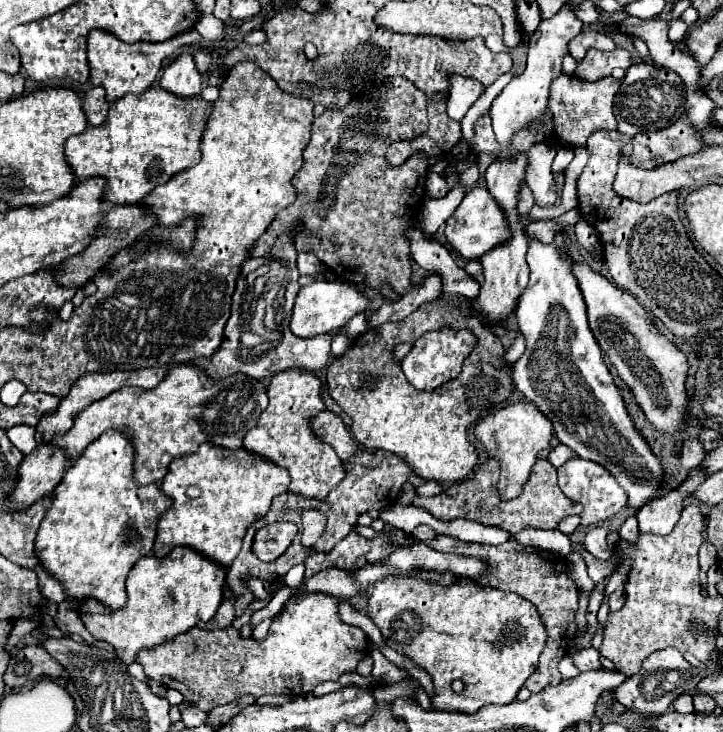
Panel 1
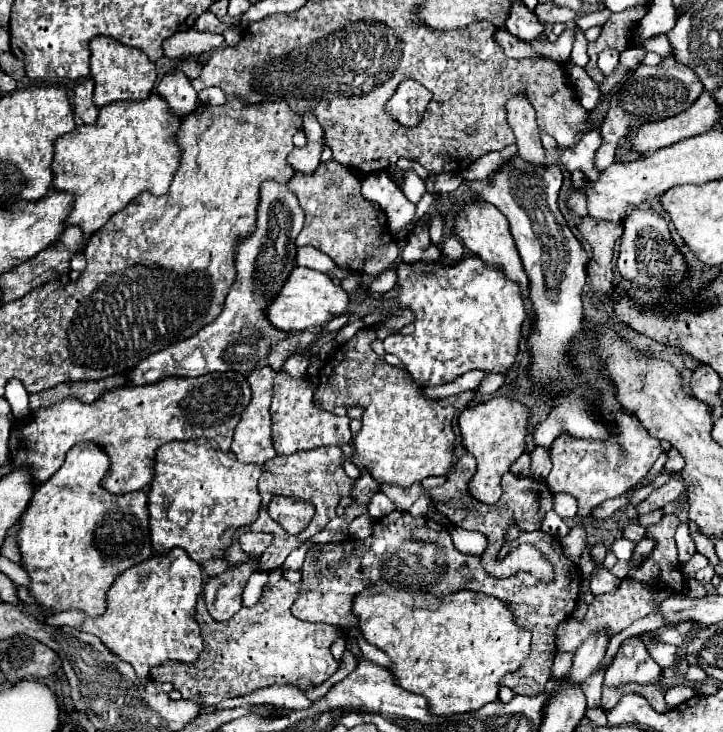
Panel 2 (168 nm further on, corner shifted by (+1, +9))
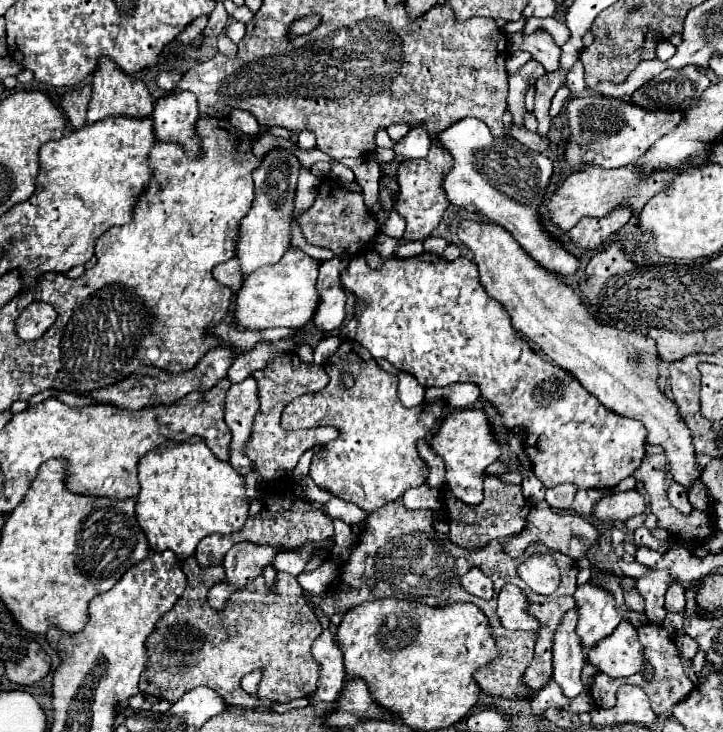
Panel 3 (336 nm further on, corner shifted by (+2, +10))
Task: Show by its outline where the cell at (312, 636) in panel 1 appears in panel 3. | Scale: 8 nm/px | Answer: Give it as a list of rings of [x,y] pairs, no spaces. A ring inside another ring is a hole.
[[[191,556],[183,560],[183,570],[187,574],[185,594],[157,622],[157,632],[149,636],[149,664],[143,672],[147,682],[141,682],[143,692],[177,702],[187,690],[207,686],[227,700],[229,706],[241,708],[269,708],[269,702],[291,702],[313,696],[321,666],[311,654],[311,644],[321,636],[323,628],[313,608],[305,602],[303,588],[295,576],[279,572],[273,586],[267,586],[263,576],[257,576],[229,598],[225,610],[213,612],[205,600],[205,592],[217,580],[225,580],[223,568],[199,568]],[[255,668],[263,670],[257,692],[263,704],[241,688],[241,678]]]

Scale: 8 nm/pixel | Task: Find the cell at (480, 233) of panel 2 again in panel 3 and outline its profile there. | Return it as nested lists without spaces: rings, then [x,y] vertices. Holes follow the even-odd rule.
[[[463,220],[459,224],[459,240],[475,254],[481,284],[489,296],[499,300],[513,322],[513,328],[527,340],[535,342],[557,366],[571,372],[585,390],[589,390],[601,404],[613,412],[637,418],[647,428],[647,444],[665,448],[671,474],[687,492],[699,480],[701,468],[689,428],[673,400],[669,400],[657,386],[659,356],[653,340],[643,334],[621,332],[613,326],[595,320],[581,298],[559,278],[543,270],[531,260],[523,248],[499,224],[481,224]]]

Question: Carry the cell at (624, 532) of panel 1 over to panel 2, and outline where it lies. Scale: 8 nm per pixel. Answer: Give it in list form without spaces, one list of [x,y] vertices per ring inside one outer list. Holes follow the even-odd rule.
[[[628,525],[626,529],[624,529],[624,537],[626,539],[630,539],[630,541],[634,541],[634,543],[638,543],[642,537],[646,535],[646,529],[642,527],[642,525]]]

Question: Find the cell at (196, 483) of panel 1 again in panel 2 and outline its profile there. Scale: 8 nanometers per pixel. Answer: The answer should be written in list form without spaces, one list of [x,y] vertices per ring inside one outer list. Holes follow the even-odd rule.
[[[200,439],[170,441],[156,449],[154,477],[148,491],[150,537],[156,553],[182,547],[190,559],[204,563],[224,555],[234,533],[258,519],[258,479],[262,465],[238,463]]]

